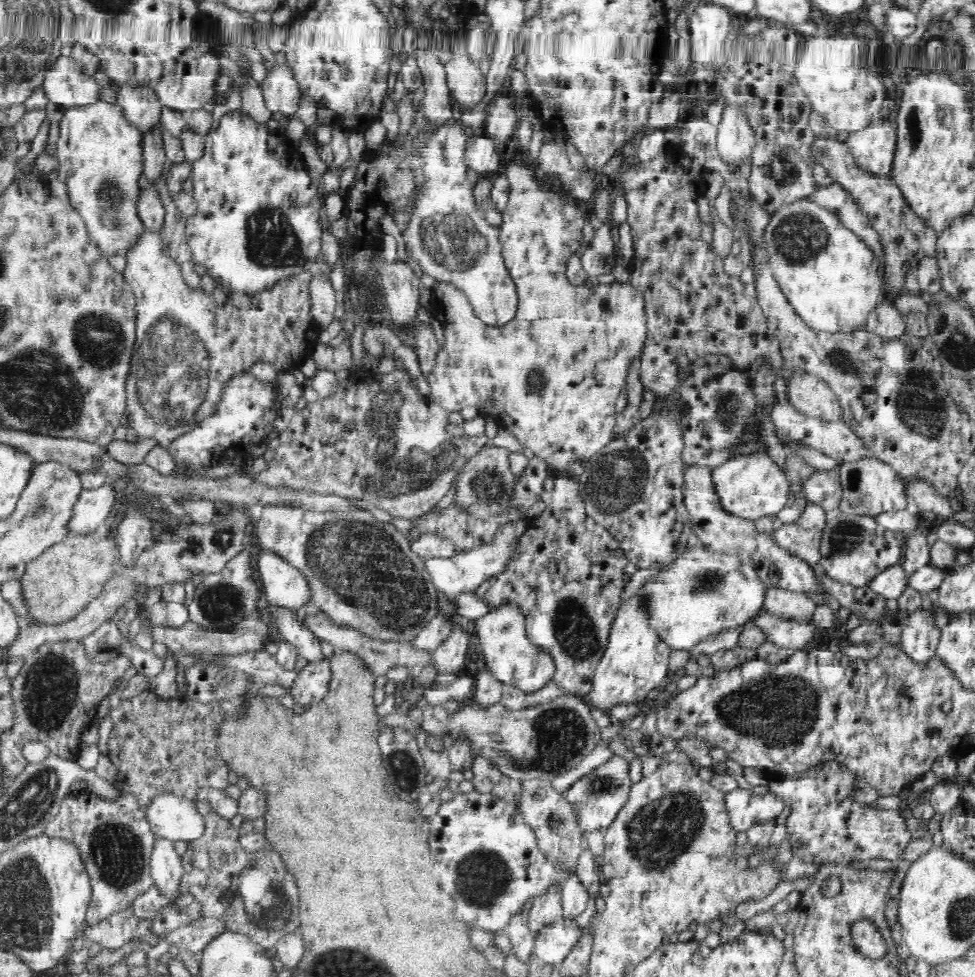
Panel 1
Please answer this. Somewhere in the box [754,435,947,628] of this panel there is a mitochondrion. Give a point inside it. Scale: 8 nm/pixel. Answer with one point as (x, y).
(847, 537)

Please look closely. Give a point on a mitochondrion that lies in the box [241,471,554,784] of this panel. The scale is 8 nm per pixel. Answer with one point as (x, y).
(360, 562)

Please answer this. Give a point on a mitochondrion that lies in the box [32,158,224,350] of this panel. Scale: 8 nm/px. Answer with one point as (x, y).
(110, 192)

